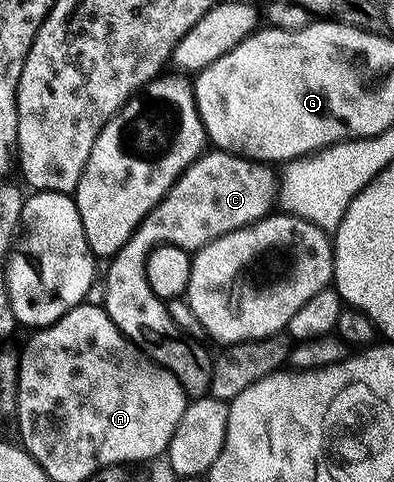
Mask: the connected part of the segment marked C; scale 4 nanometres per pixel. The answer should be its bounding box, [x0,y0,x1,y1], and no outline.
[101,148,281,399]

